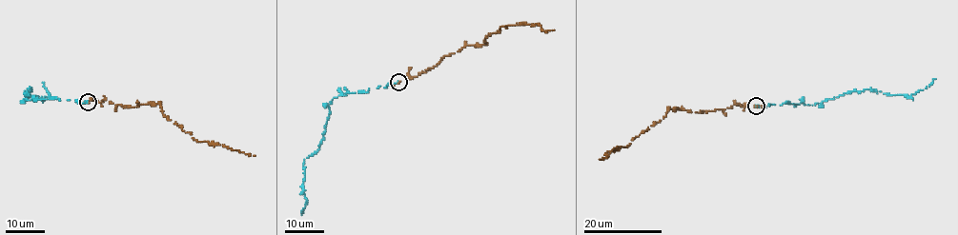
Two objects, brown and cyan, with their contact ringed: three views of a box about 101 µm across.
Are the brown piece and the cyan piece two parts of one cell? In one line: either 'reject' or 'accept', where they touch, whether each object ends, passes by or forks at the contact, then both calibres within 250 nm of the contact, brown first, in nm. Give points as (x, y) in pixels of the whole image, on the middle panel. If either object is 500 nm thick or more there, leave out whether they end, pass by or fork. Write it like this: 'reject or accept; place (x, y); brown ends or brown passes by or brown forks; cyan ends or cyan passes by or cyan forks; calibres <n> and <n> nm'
accept; place (398, 82); brown ends; cyan ends; calibres 160 and 140 nm

